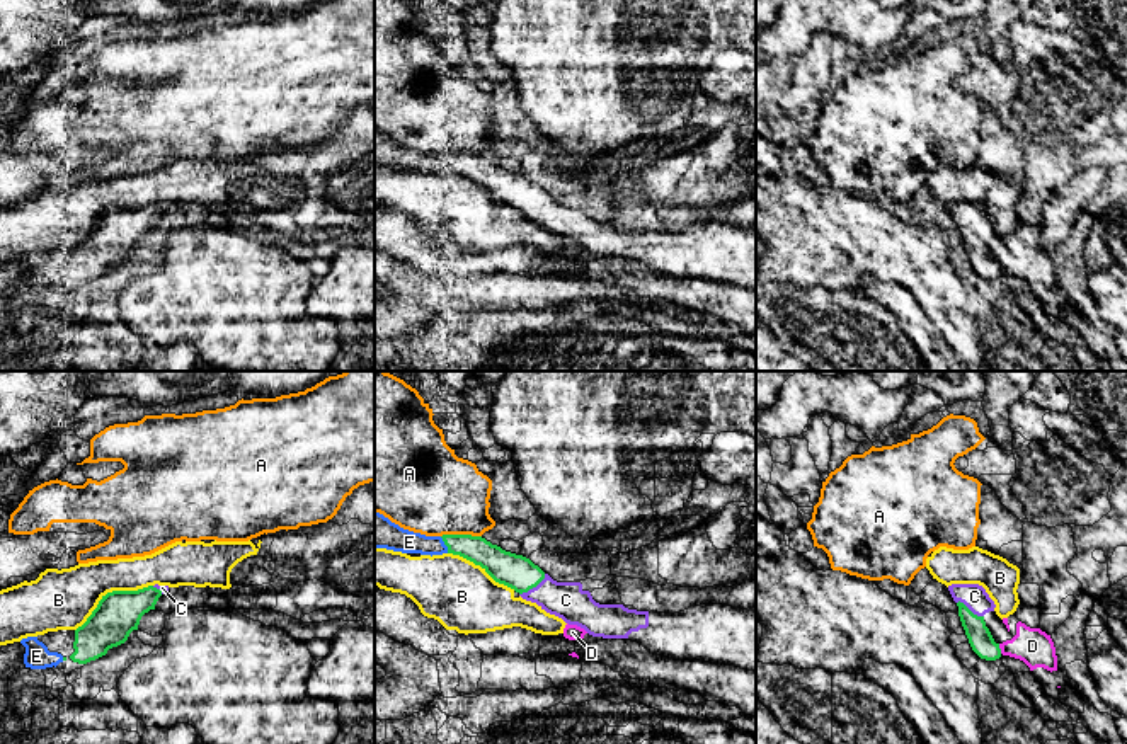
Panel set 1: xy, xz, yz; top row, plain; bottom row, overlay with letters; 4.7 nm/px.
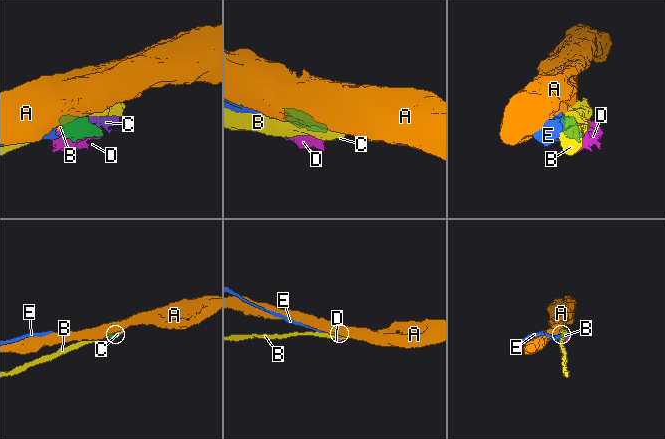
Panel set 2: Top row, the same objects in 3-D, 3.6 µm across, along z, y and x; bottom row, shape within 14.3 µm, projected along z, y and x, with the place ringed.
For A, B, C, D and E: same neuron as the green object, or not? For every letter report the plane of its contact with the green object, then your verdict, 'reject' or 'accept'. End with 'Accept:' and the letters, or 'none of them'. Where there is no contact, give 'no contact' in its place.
A: xz | reject
B: xy | reject
C: xz | accept
D: yz | reject
E: xz | accept
Accept: C, E

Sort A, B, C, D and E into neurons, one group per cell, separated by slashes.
A / B / C E / D

